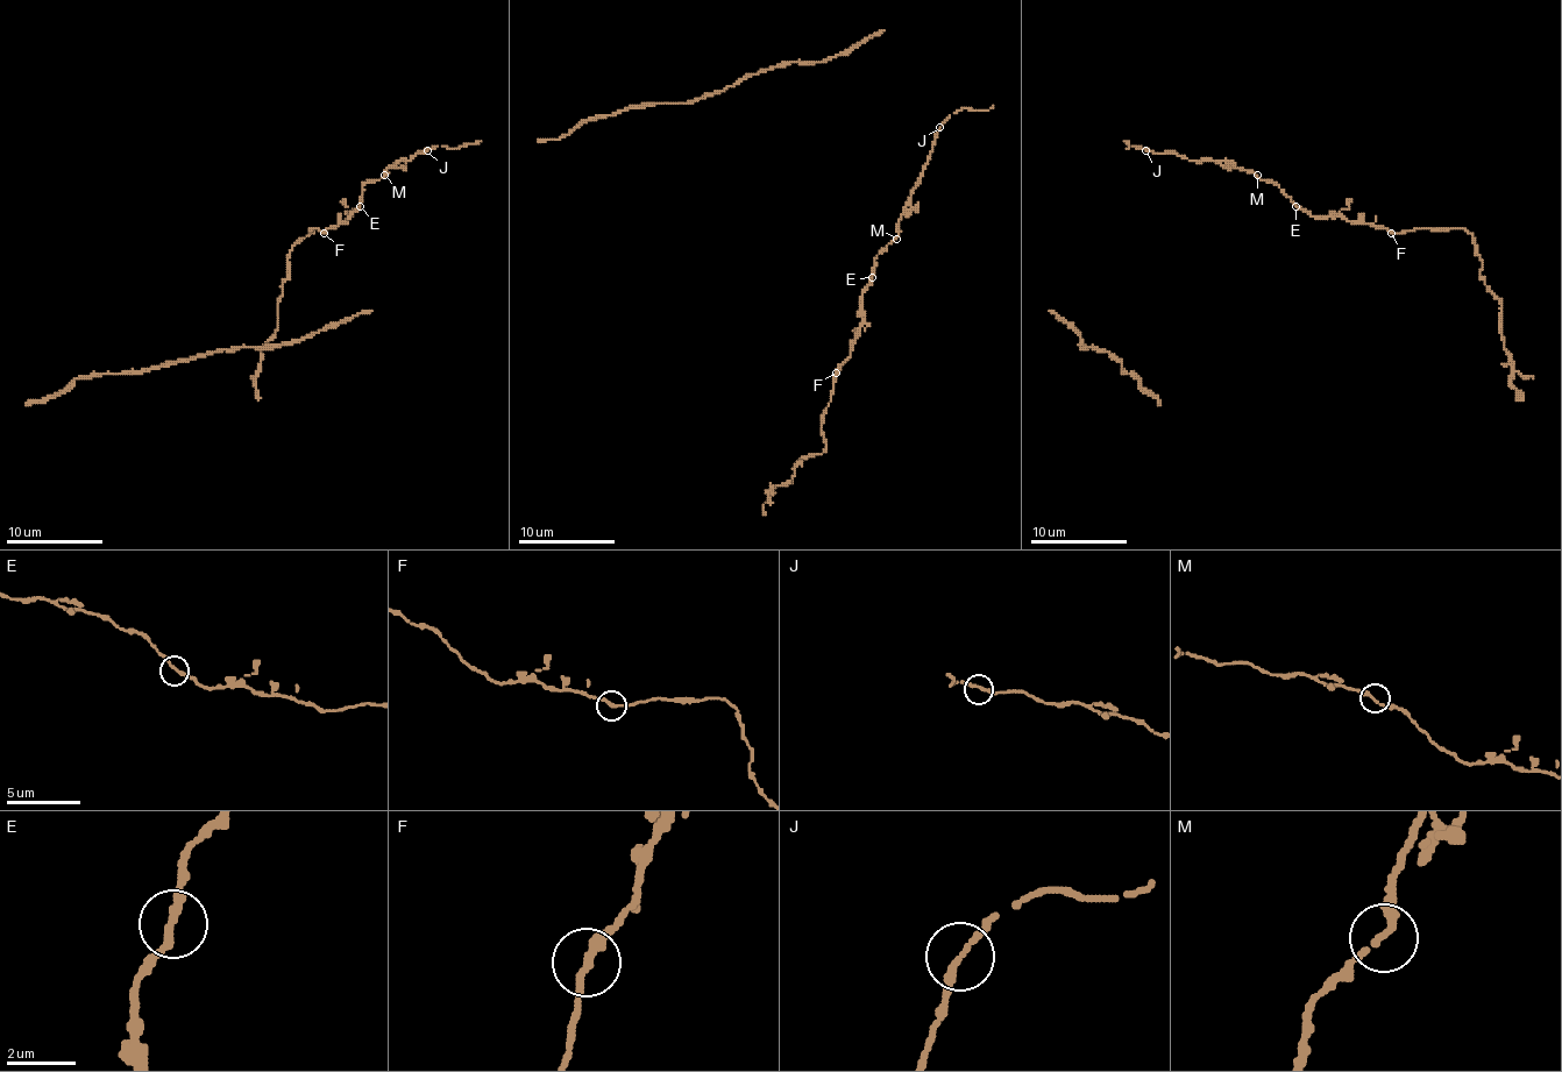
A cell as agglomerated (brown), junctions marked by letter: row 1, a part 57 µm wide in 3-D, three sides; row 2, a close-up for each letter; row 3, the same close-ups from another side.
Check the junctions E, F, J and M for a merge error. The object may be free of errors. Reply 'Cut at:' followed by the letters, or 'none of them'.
Cut at: none of them

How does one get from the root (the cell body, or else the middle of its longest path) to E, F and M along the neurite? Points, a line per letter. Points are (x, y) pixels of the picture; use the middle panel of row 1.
E: (937, 132), (921, 183), (910, 192), (899, 221), (899, 234), (874, 258), (872, 277)
F: (937, 132), (899, 234), (874, 258), (872, 282), (860, 299), (863, 326), (850, 357), (836, 371)
M: (937, 132), (921, 183), (910, 192), (899, 221), (896, 239)

